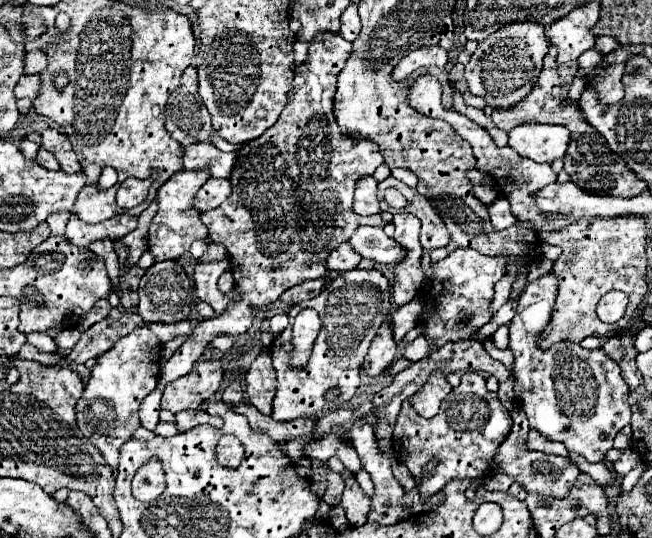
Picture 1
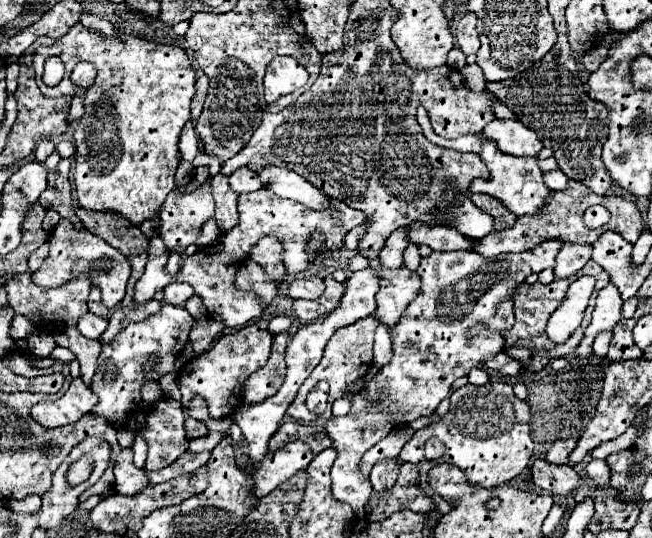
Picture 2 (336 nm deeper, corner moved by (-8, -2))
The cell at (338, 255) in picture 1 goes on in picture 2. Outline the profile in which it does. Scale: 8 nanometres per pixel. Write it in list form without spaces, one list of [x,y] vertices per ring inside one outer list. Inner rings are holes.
[[[313,275],[309,279],[295,279],[289,283],[285,295],[291,299],[317,299],[319,293],[325,291],[325,283],[321,277]]]

